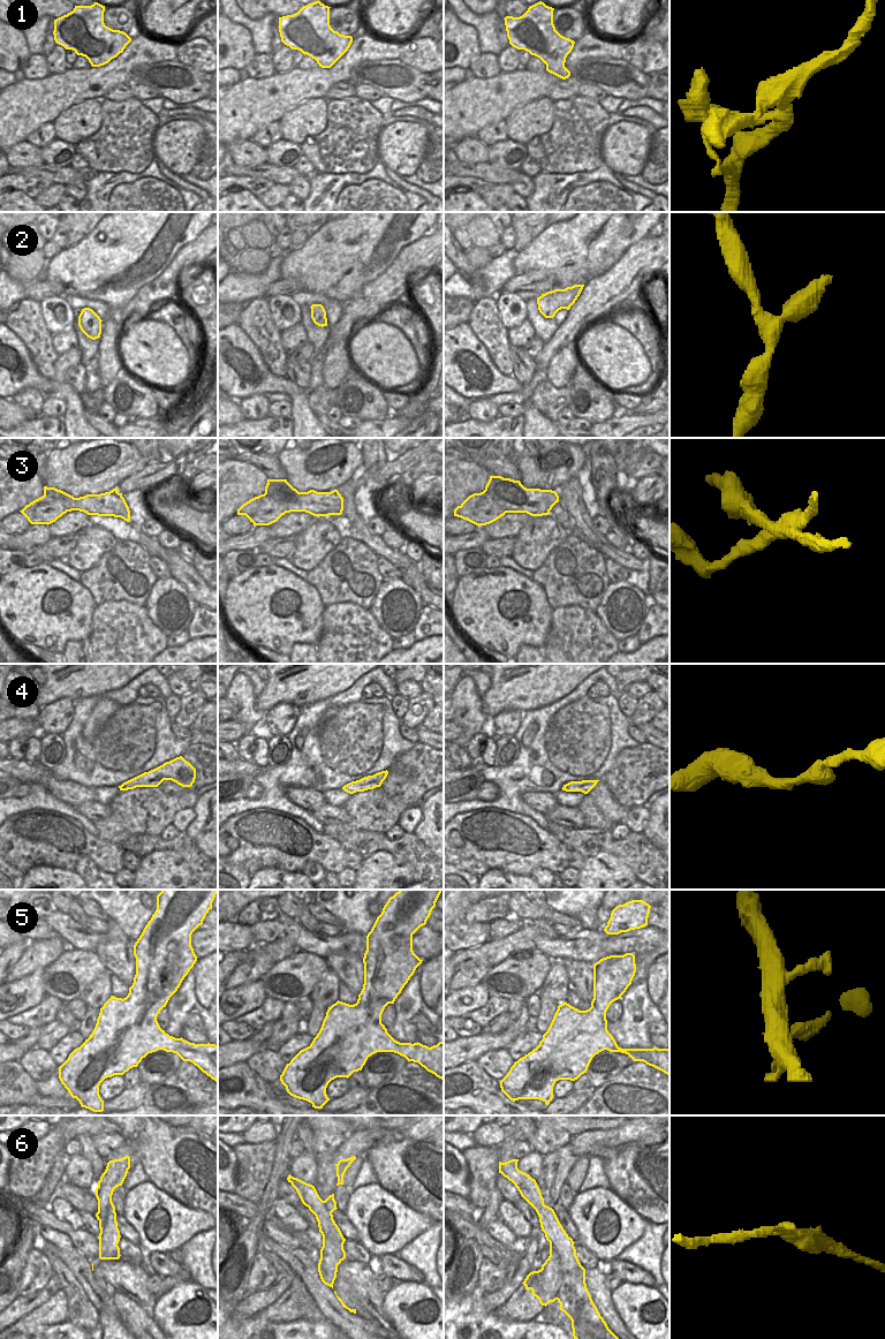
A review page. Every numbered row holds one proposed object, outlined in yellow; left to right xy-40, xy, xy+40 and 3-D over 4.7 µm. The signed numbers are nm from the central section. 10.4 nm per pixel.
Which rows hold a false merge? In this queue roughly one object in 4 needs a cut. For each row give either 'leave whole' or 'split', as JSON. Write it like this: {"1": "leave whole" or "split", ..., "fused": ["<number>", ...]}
{"1": "leave whole", "2": "leave whole", "3": "split", "4": "leave whole", "5": "leave whole", "6": "leave whole", "fused": ["3"]}

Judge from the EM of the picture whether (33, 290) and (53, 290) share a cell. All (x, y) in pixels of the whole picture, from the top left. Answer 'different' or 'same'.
same

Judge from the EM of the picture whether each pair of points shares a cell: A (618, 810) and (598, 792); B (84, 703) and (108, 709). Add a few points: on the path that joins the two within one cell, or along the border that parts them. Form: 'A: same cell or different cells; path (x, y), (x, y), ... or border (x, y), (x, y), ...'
A: same cell; path (613, 807), (603, 796)
B: different cells; border (120, 705), (101, 698), (81, 729)

